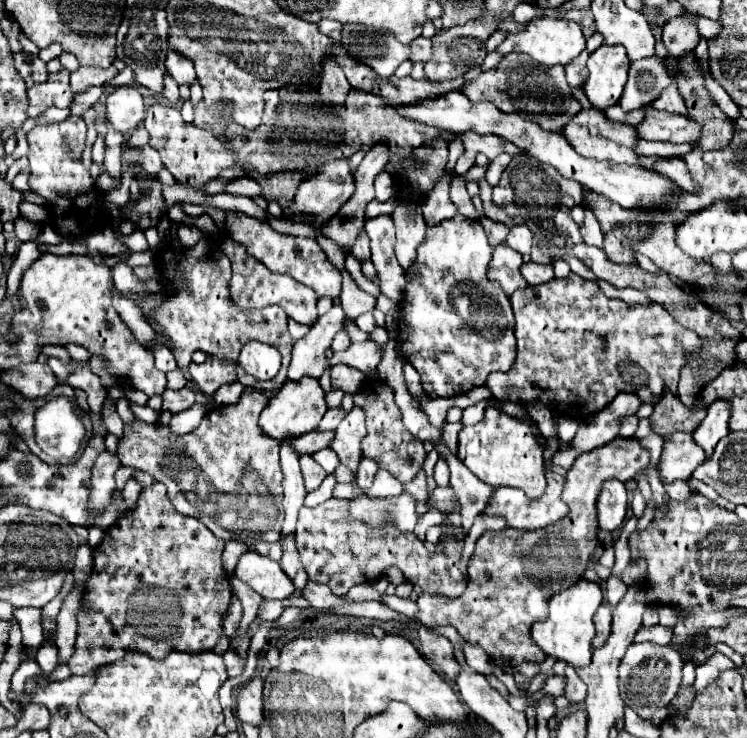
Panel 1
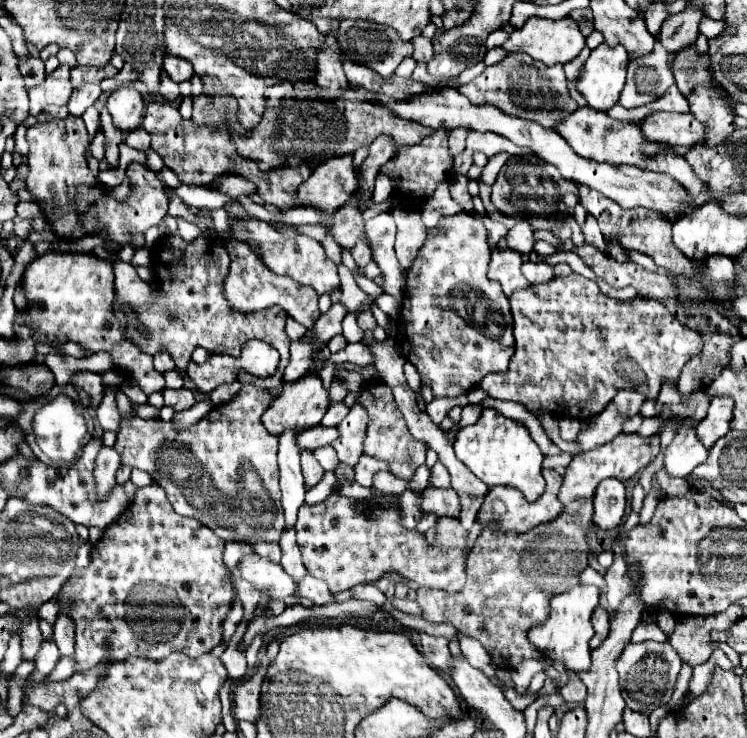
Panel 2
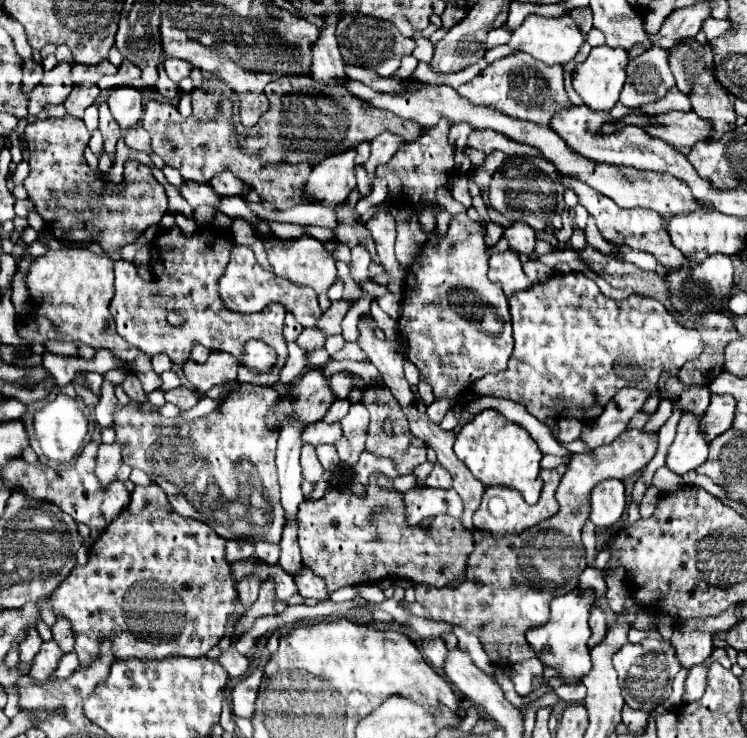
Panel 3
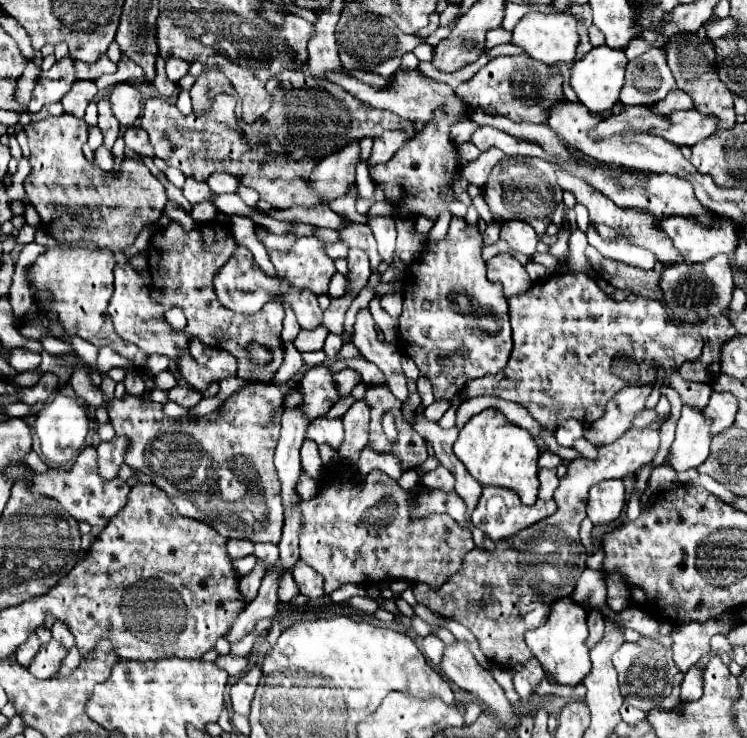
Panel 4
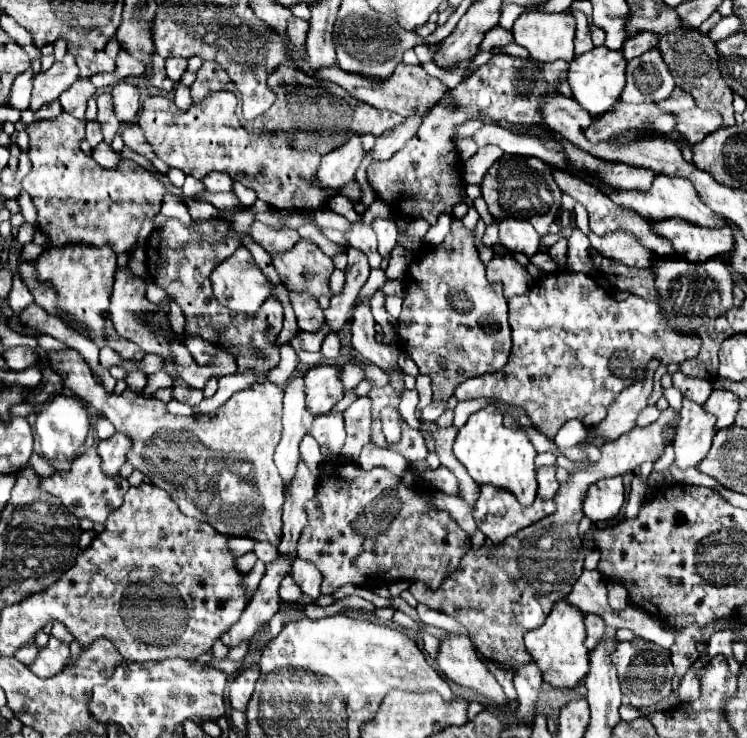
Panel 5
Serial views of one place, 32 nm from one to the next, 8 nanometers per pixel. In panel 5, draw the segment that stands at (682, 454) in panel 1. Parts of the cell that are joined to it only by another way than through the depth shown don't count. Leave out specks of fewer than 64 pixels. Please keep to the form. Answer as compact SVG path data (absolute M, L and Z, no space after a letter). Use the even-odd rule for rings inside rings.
M682 400L680 426L674 438L676 464L680 468L698 466L708 454L712 438L716 434L716 416L708 416L702 406L692 404L692 400Z

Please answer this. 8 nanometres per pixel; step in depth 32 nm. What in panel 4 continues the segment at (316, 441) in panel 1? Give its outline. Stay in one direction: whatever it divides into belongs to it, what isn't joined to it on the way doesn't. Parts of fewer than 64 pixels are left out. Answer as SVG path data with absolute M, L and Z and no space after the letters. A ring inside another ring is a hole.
M322 416L320 420L314 420L306 432L306 438L314 440L316 444L328 444L334 450L340 448L344 442L344 426L340 418L326 418Z

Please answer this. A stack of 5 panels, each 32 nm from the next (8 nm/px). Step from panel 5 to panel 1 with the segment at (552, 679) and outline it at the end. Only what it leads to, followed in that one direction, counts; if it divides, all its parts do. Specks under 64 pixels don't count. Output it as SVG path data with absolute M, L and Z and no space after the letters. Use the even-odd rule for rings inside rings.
M578 580L578 584L570 586L568 590L554 594L550 598L550 612L548 618L544 622L538 622L532 626L530 636L532 640L538 644L538 648L542 652L546 652L546 656L554 656L558 660L564 660L568 666L572 668L586 668L590 664L592 658L592 638L596 634L594 624L592 624L592 616L596 612L596 608L602 602L602 592L598 584L586 582L586 580Z

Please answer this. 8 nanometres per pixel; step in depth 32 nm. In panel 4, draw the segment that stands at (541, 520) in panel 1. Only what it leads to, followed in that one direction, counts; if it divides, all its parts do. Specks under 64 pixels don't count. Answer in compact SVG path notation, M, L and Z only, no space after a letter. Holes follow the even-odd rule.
M540 468L540 492L538 492L538 500L536 504L532 506L524 506L520 502L520 498L512 492L512 490L506 490L506 488L492 488L492 486L484 486L482 490L482 496L480 496L480 502L476 506L476 510L472 512L472 522L476 528L480 528L490 540L504 540L508 536L514 536L518 534L522 528L528 528L532 524L536 524L538 520L550 516L556 512L556 502L554 502L554 490L558 488L558 478L556 478L556 470L554 468ZM494 496L500 496L500 500L496 500L490 508L490 498ZM498 504L498 508L496 508Z

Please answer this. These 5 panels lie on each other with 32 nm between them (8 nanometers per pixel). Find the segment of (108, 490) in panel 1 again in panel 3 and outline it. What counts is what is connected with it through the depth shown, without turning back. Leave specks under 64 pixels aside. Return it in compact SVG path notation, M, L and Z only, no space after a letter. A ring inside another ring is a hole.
M120 442L114 444L100 444L98 448L98 464L96 464L96 476L100 478L102 486L108 486L116 480L116 472L122 464L122 448Z

